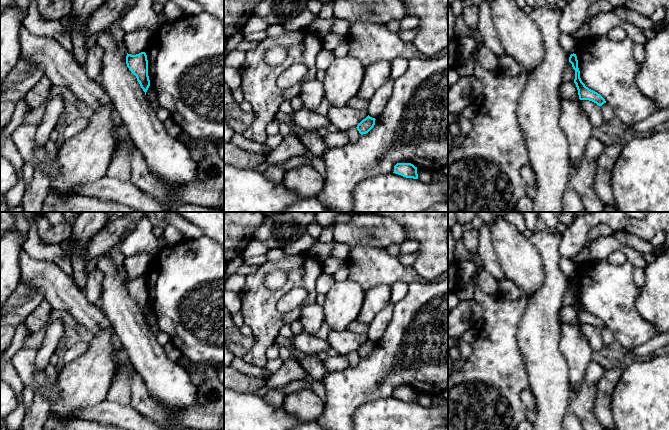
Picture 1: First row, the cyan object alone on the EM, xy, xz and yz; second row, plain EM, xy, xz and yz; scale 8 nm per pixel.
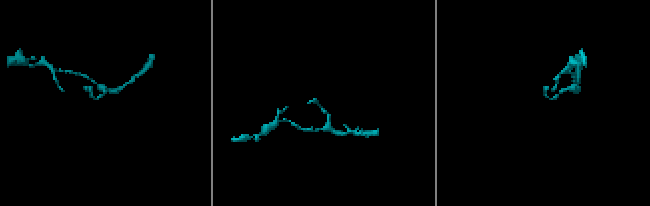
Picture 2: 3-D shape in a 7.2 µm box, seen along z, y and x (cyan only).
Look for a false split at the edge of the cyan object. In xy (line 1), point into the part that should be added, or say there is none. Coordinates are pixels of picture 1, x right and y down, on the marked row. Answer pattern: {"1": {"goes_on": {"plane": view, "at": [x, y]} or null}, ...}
{"1": {"goes_on": null}}

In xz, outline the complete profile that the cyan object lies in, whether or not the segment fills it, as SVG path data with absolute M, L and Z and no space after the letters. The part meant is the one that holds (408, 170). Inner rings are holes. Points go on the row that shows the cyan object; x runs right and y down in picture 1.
M397 163L394 166L395 174L401 175L406 178L418 179L417 167L411 163Z

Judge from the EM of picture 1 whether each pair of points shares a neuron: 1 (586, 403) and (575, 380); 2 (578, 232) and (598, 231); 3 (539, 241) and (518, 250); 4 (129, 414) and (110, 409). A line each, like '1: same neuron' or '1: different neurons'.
1: different neurons
2: different neurons
3: different neurons
4: same neuron

